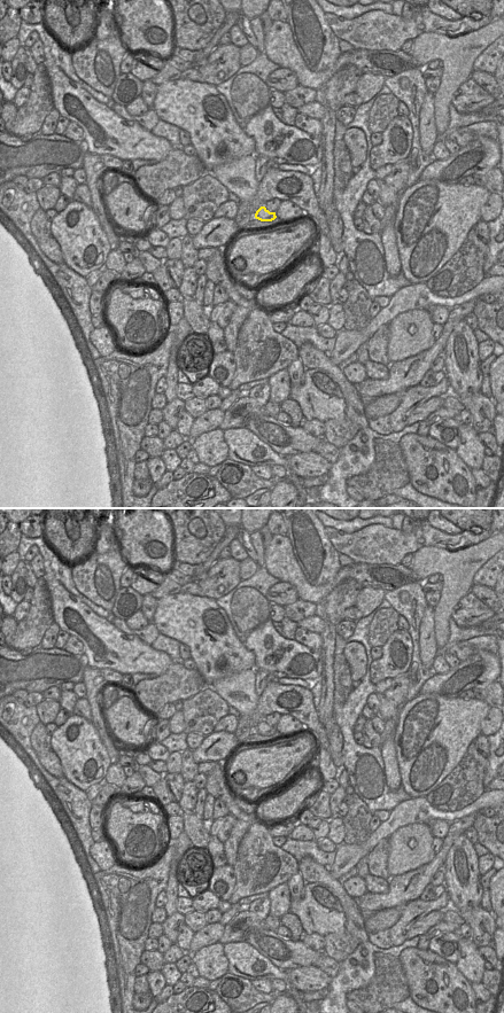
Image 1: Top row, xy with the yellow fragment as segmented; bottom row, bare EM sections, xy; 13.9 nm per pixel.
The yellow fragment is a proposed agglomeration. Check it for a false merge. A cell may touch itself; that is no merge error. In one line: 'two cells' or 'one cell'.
two cells

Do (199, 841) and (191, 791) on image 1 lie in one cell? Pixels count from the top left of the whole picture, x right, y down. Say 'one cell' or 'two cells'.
one cell

